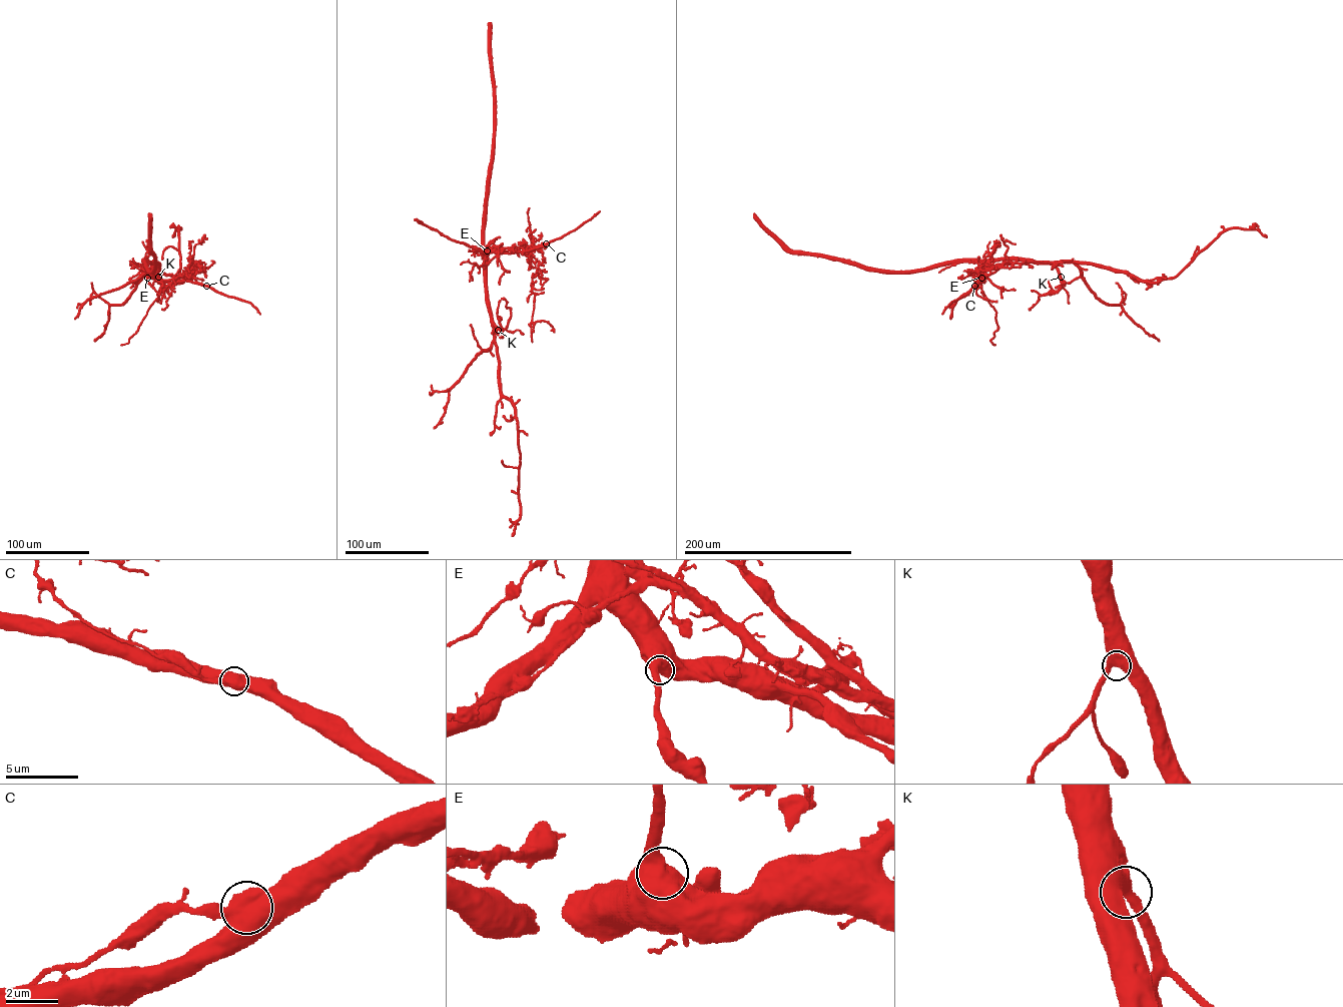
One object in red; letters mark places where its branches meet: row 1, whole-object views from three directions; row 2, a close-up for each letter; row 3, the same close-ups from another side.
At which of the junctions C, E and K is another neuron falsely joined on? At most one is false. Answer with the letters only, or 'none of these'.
C

